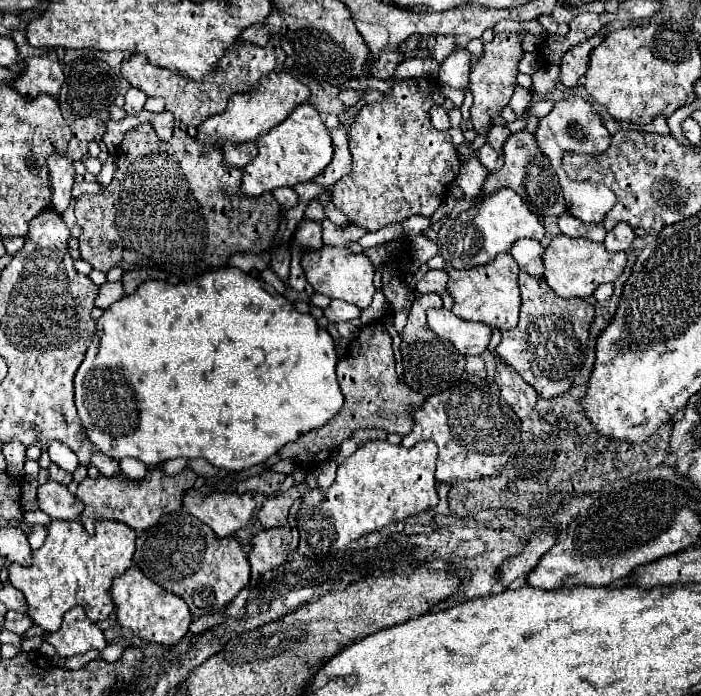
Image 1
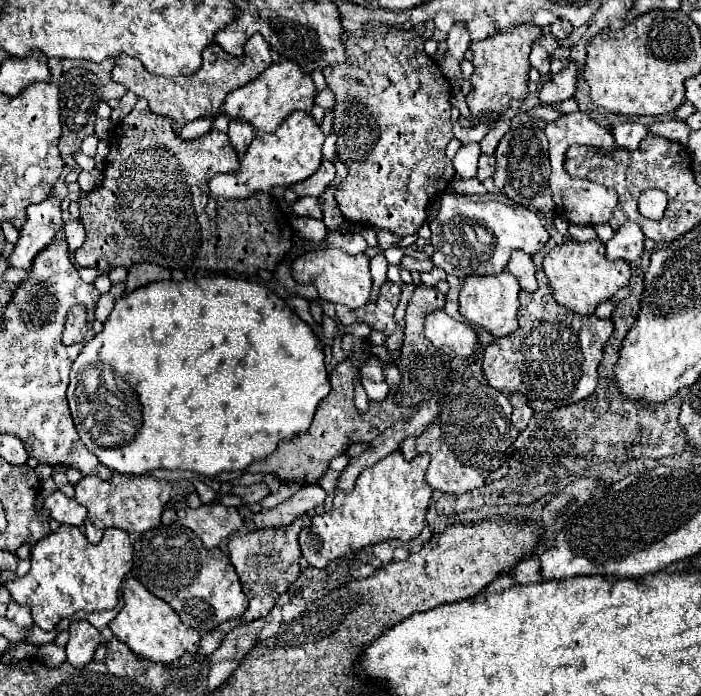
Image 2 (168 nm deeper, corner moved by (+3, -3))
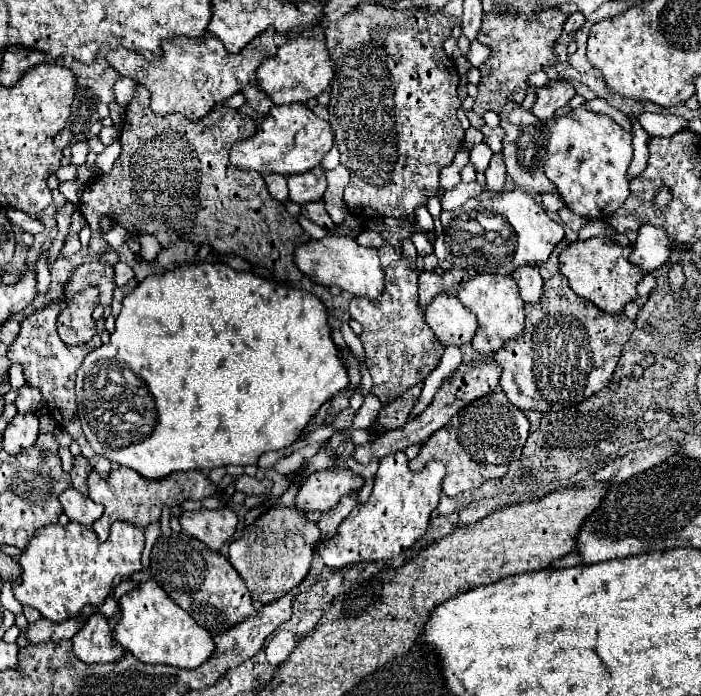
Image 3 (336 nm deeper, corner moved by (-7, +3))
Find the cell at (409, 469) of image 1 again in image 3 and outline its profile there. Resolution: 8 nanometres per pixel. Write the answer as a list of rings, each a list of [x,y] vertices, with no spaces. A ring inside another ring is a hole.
[[[402,450],[386,456],[380,462],[378,474],[374,478],[370,500],[356,506],[352,514],[346,516],[338,526],[338,534],[318,548],[322,562],[332,570],[340,570],[362,560],[388,560],[412,548],[428,530],[430,514],[440,500],[444,476],[446,468],[438,460],[426,464],[422,472],[412,472],[408,470],[408,458]]]

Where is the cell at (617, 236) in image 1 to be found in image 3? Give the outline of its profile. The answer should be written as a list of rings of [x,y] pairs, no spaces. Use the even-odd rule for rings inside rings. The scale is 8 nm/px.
[[[644,224],[638,232],[636,244],[630,254],[630,262],[640,266],[644,272],[654,272],[660,266],[666,266],[670,260],[672,250],[678,244],[668,238],[666,230],[660,230],[656,226]]]

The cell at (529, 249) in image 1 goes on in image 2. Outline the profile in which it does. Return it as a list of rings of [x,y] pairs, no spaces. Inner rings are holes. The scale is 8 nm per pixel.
[[[514,250],[512,252],[510,262],[508,262],[508,272],[512,272],[518,278],[522,290],[534,292],[538,288],[536,266],[532,262],[532,256],[528,256],[526,252],[522,252],[522,250]]]

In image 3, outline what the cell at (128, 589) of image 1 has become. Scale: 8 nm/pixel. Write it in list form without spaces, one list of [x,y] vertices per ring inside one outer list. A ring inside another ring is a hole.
[[[142,582],[140,588],[120,598],[122,620],[114,628],[114,638],[144,664],[170,664],[176,668],[194,670],[214,654],[214,640],[208,630],[202,630],[186,610],[182,610],[154,582]]]

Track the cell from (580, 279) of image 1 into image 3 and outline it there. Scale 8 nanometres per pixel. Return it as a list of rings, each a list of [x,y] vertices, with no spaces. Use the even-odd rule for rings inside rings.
[[[596,236],[584,242],[572,242],[568,244],[560,254],[560,272],[568,278],[570,288],[582,296],[588,298],[592,304],[596,304],[606,314],[622,314],[624,306],[638,298],[636,286],[644,278],[644,272],[634,266],[628,256],[632,248],[630,246],[618,246],[604,236]]]

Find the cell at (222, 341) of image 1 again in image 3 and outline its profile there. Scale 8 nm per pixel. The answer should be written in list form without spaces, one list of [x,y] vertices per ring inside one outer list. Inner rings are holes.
[[[195,262],[181,264],[168,270],[164,274],[148,276],[140,282],[122,302],[122,310],[116,318],[116,330],[110,336],[110,342],[92,350],[76,376],[76,396],[78,396],[78,418],[82,430],[92,444],[94,452],[116,462],[120,466],[136,470],[140,476],[148,480],[164,480],[174,472],[188,472],[188,470],[212,470],[230,464],[256,464],[264,452],[282,450],[296,442],[318,412],[318,408],[334,398],[340,390],[348,386],[348,372],[338,360],[338,348],[332,342],[330,326],[328,326],[328,312],[326,306],[312,294],[308,294],[308,302],[304,300],[302,290],[284,288],[280,284],[268,280],[253,272],[236,272],[224,262],[208,263]]]

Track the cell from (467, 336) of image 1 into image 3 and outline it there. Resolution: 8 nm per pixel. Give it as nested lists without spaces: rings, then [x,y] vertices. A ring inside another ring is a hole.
[[[446,292],[438,294],[428,304],[424,316],[428,318],[428,326],[444,346],[462,346],[470,342],[478,330],[474,314],[466,306],[462,306],[456,296],[450,296]]]

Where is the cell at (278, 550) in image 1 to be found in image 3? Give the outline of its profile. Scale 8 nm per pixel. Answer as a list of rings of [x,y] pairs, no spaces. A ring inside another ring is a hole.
[[[272,506],[244,534],[230,544],[230,564],[244,578],[246,588],[256,602],[266,604],[274,598],[282,598],[286,590],[292,590],[306,578],[312,560],[312,548],[318,540],[318,526],[308,522],[298,510]]]

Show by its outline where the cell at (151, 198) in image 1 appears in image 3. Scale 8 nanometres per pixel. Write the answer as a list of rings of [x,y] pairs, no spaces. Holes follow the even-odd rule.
[[[138,84],[138,90],[130,104],[126,106],[124,126],[120,132],[122,152],[114,162],[108,174],[100,174],[96,180],[88,182],[80,196],[80,212],[86,218],[92,240],[90,252],[104,254],[110,246],[104,236],[98,234],[98,222],[102,216],[112,216],[118,224],[122,224],[130,234],[152,234],[158,238],[162,248],[174,244],[176,240],[192,240],[196,244],[210,244],[220,254],[232,254],[248,260],[250,264],[262,264],[270,268],[272,276],[278,282],[300,282],[302,272],[292,262],[292,252],[298,244],[310,240],[310,236],[300,228],[300,224],[290,218],[284,204],[274,200],[262,180],[260,174],[250,174],[248,170],[240,170],[230,164],[230,146],[246,136],[256,132],[256,122],[250,116],[242,116],[238,110],[220,104],[220,108],[210,110],[210,114],[202,122],[190,122],[182,118],[182,114],[160,116],[150,110],[148,90]]]

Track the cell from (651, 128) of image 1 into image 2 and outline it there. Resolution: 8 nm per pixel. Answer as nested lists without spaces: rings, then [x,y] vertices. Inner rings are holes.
[[[624,122],[624,124],[616,124],[612,128],[612,134],[614,134],[616,144],[620,148],[636,150],[640,140],[644,140],[650,134],[650,130],[644,124],[638,124],[638,122]]]

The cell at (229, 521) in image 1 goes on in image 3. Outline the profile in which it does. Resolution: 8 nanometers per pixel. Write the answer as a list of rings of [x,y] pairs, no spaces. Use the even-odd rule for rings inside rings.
[[[230,508],[220,510],[198,510],[198,512],[184,512],[180,516],[182,530],[200,542],[204,542],[210,550],[220,550],[220,546],[232,538],[236,532],[238,516]]]

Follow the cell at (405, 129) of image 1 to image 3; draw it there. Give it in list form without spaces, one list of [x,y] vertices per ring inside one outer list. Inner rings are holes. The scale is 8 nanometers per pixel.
[[[362,2],[356,8],[352,8],[348,14],[344,14],[336,22],[326,22],[326,46],[330,52],[330,60],[334,66],[334,78],[330,82],[330,126],[334,130],[334,142],[340,150],[340,164],[348,168],[350,172],[350,184],[344,190],[344,202],[352,216],[360,220],[370,220],[378,216],[394,216],[394,218],[406,218],[414,214],[418,206],[426,206],[428,198],[434,196],[440,188],[440,170],[444,166],[450,166],[454,160],[456,150],[460,148],[464,140],[464,130],[456,118],[456,112],[460,108],[460,98],[458,98],[458,72],[454,60],[450,60],[444,52],[444,40],[450,38],[450,32],[454,26],[460,26],[460,18],[448,16],[442,10],[422,10],[422,8],[410,8],[410,10],[392,10],[386,6],[380,6],[376,2]]]

